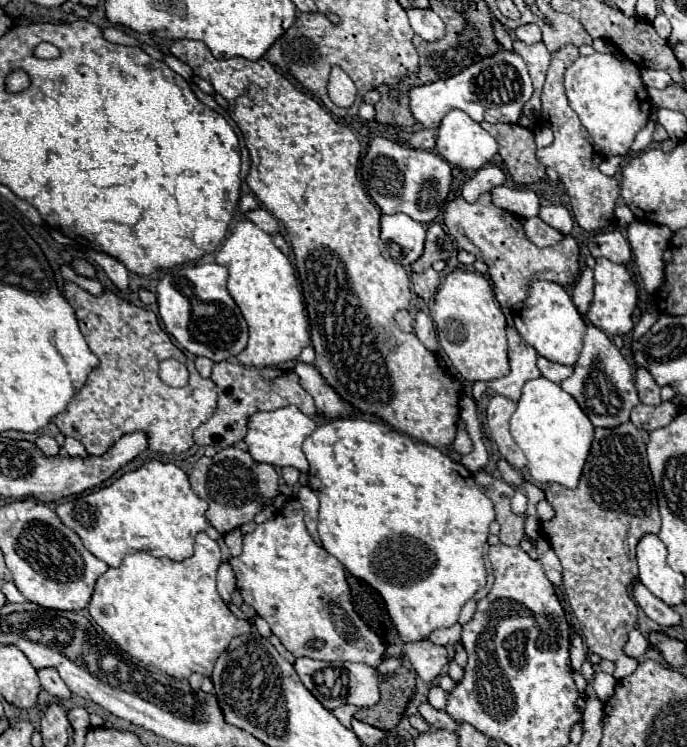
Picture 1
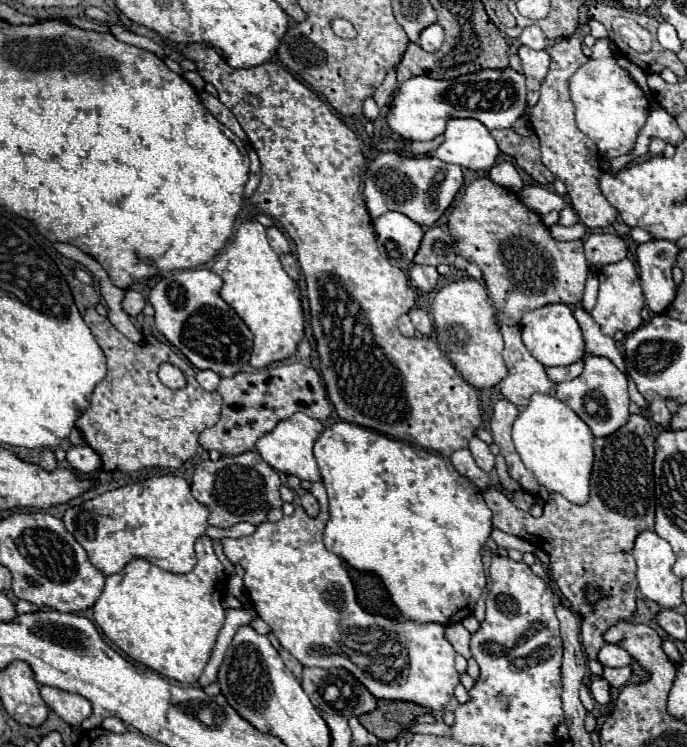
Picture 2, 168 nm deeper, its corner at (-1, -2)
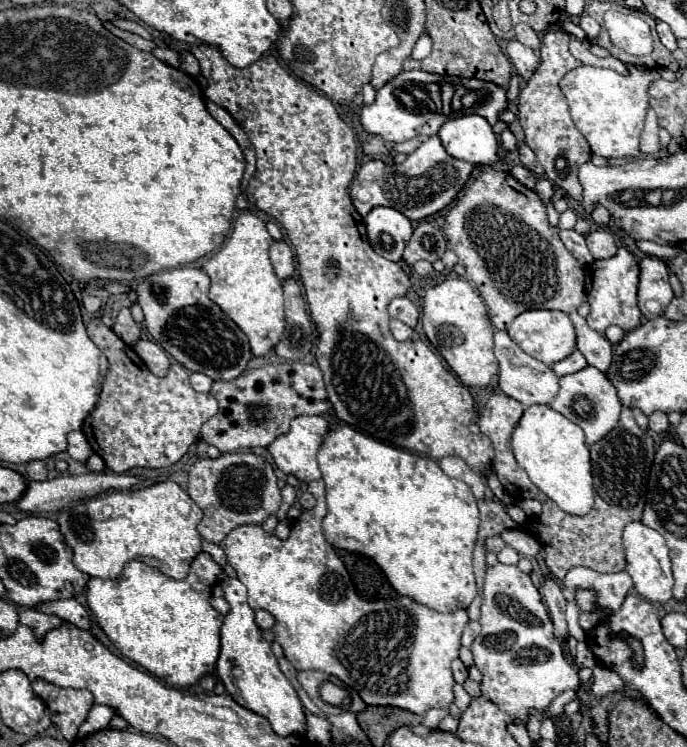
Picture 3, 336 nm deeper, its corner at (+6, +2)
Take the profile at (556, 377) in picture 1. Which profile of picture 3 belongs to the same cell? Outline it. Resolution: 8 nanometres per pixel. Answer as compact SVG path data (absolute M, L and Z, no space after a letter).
M575 350L575 352L573 352L571 356L567 356L565 360L553 364L551 370L553 370L557 376L567 376L567 374L573 374L573 372L577 372L577 370L583 370L585 366L587 366L585 356L583 356L579 350Z

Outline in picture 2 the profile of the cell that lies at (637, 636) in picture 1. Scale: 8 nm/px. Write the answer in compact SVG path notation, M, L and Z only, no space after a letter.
M604 644L598 654L598 662L602 666L626 666L632 662L632 656L618 644Z

